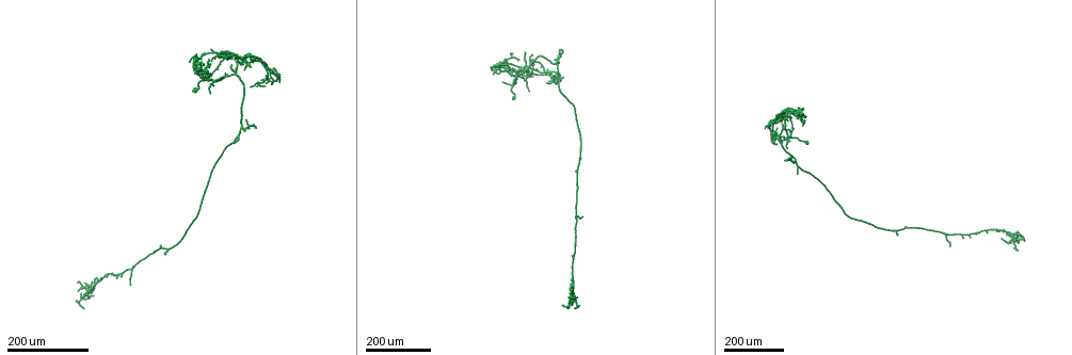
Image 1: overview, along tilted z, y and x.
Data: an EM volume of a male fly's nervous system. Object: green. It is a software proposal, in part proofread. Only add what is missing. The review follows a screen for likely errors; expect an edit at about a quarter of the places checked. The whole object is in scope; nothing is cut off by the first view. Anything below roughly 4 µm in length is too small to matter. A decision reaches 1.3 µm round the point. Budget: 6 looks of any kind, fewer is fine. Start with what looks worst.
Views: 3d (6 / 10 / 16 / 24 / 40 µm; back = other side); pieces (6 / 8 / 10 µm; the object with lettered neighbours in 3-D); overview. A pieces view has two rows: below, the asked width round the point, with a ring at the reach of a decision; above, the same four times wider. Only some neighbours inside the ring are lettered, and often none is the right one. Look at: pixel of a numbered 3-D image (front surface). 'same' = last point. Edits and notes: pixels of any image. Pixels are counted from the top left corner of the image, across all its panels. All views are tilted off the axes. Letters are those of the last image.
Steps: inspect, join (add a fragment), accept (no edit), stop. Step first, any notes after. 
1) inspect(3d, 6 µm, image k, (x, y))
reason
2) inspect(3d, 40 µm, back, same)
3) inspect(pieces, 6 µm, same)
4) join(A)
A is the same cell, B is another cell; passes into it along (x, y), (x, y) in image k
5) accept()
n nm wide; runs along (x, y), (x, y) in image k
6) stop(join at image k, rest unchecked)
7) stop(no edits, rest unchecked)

inspect(3d, 40 µm, image 1, (532, 70))

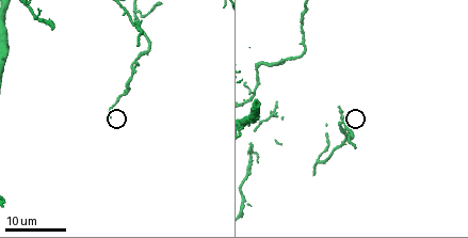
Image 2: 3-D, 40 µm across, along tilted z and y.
inspect(pieces, 8 µm, image 2, (106, 122))

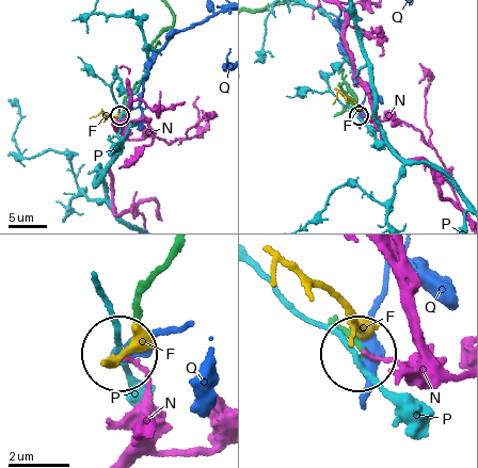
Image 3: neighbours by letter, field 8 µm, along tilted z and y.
accept()
180 nm wide; F, N, P and Q are other cells; none of them fits

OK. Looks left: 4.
inspect(3d, 24 µm, image 1, (529, 92))
branch stops here

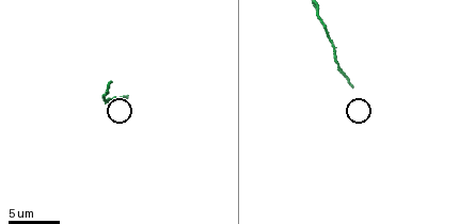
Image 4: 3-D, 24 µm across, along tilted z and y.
inspect(pieces, 8 µm, image 4, (350, 84))

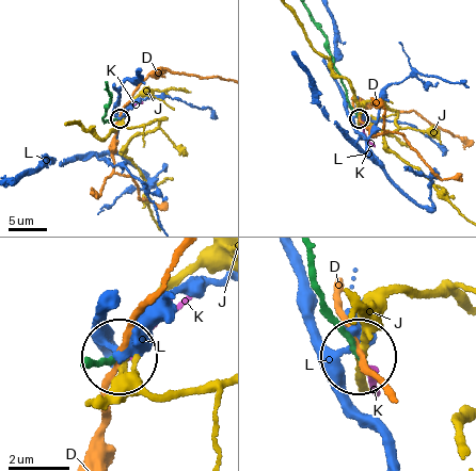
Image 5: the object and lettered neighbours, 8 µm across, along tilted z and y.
join(K)
K is the same cell, D, J and L are other cells; passes into it along (315, 277), (355, 343), (369, 389) in image 5; it goes on there

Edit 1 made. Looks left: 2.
stop(join at image 5, rest unchecked)

